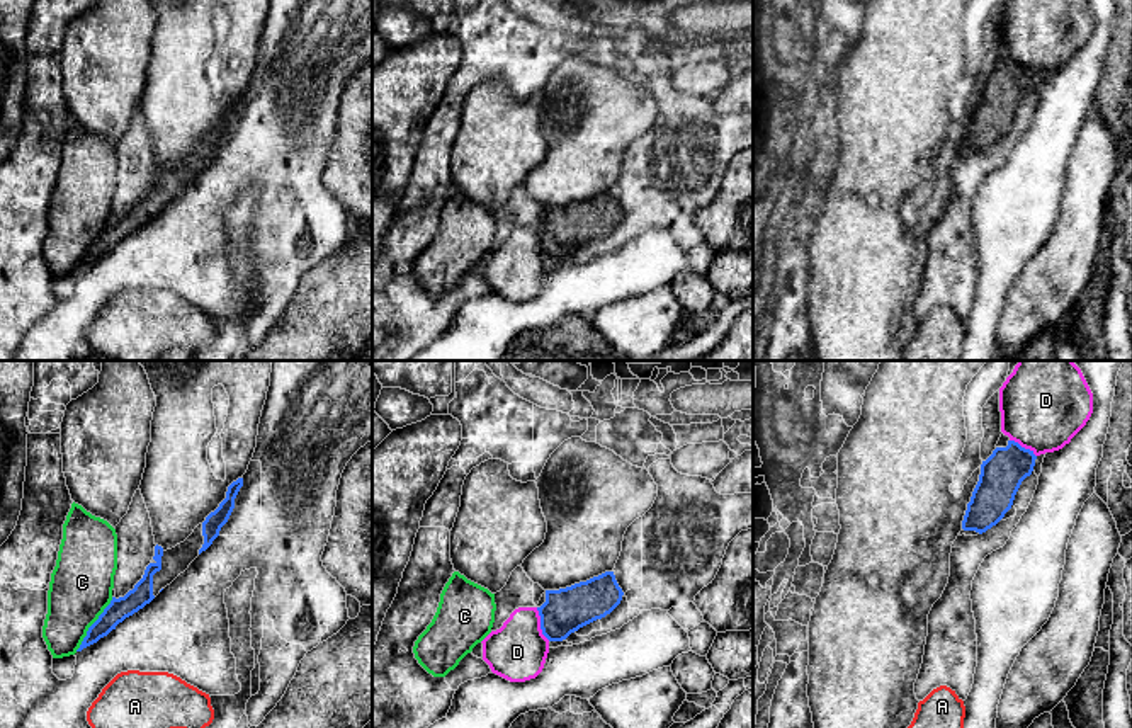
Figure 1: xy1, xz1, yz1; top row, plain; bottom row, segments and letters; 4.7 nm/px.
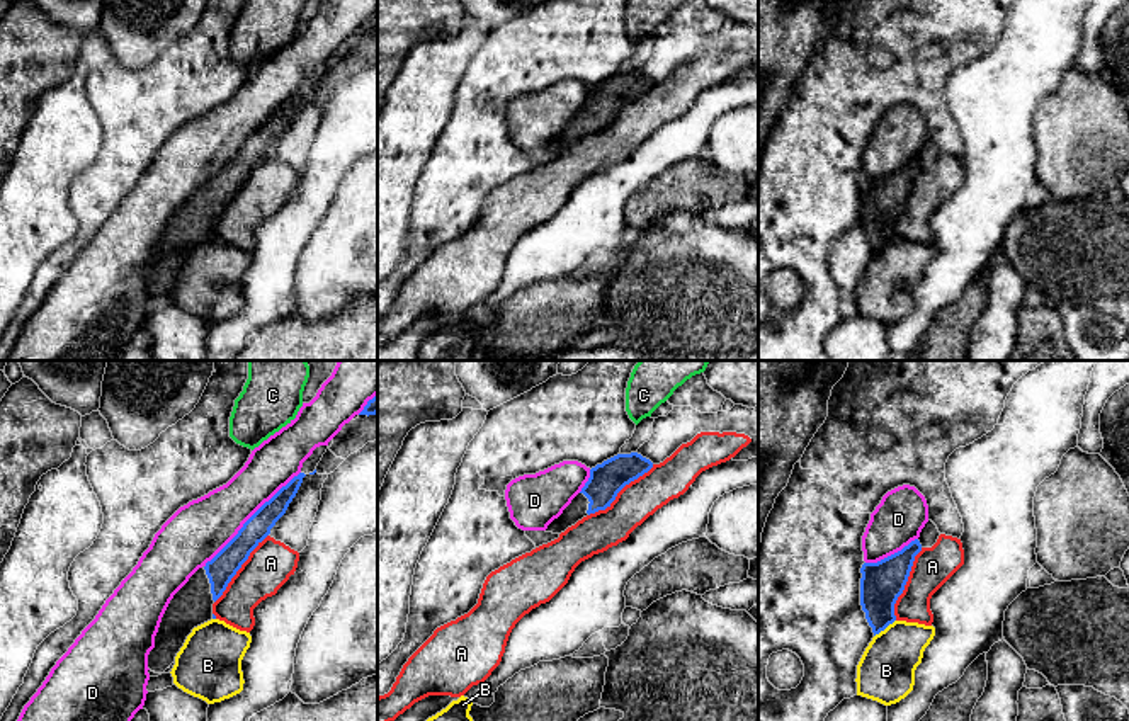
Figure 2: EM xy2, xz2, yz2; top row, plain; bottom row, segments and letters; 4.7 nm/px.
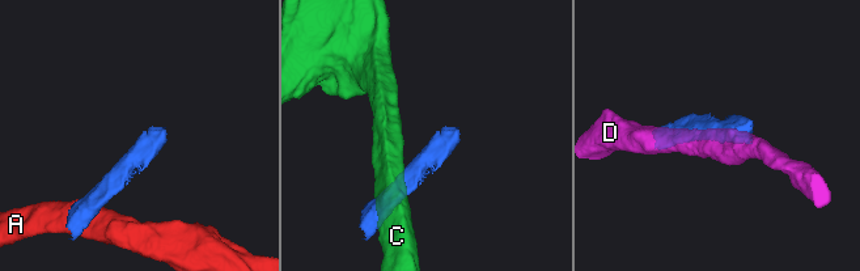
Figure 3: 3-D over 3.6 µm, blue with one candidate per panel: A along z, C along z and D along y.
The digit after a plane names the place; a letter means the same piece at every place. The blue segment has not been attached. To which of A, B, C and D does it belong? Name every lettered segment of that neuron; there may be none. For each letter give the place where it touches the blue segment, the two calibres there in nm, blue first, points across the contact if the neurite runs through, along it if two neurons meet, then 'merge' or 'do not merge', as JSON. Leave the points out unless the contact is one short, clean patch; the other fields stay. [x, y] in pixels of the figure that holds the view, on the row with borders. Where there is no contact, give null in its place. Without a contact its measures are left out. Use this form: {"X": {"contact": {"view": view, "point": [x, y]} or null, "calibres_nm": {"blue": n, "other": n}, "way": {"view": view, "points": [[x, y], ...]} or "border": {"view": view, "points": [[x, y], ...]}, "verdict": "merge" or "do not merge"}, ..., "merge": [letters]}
{"A": {"contact": {"view": "yz2", "point": [905, 584]}, "calibres_nm": {"blue": 200, "other": 190}, "verdict": "do not merge"}, "B": {"contact": {"view": "yz2", "point": [885, 628]}, "calibres_nm": {"blue": 200, "other": 280}, "border": {"view": "yz2", "points": [[895, 619], [874, 636]]}, "verdict": "do not merge"}, "C": {"contact": {"view": "xy1", "point": [92, 625]}, "calibres_nm": {"blue": 100, "other": 300}, "verdict": "do not merge"}, "D": {"contact": {"view": "xy2", "point": [250, 517]}, "calibres_nm": {"blue": 120, "other": 280}, "verdict": "do not merge"}, "merge": []}

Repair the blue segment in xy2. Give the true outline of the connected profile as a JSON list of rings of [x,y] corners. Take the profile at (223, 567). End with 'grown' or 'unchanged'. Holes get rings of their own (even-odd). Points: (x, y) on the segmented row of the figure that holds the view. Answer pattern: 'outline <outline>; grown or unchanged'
outline [[[299,473],[265,502],[238,534],[173,595],[155,636],[155,648],[148,655],[151,672],[163,673],[170,668],[192,629],[216,619],[213,604],[223,595],[250,553],[286,514],[304,476]]]; grown

